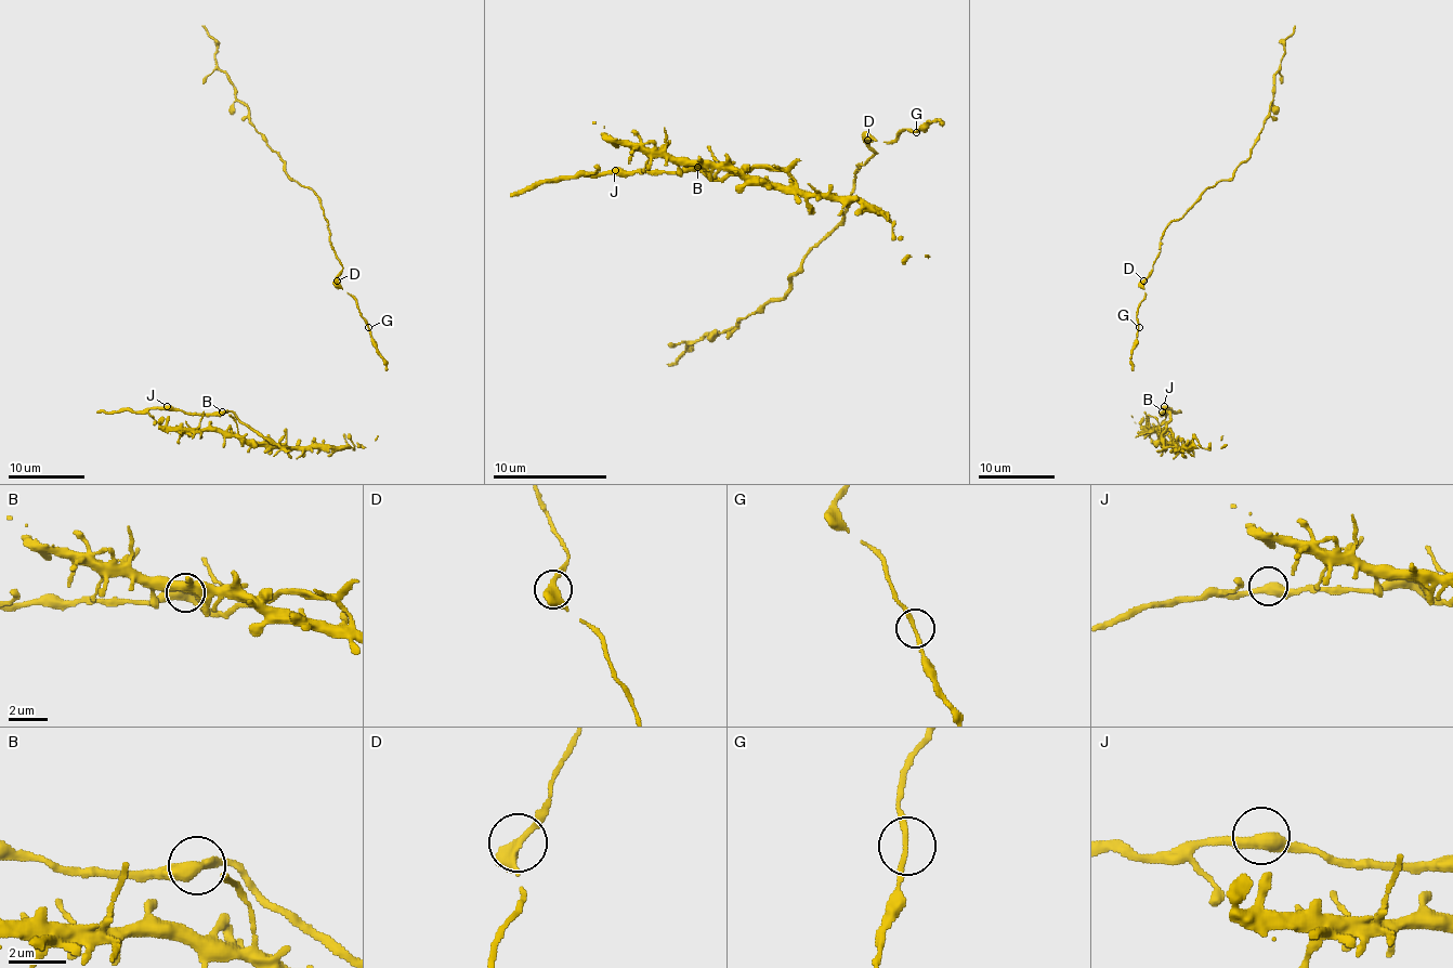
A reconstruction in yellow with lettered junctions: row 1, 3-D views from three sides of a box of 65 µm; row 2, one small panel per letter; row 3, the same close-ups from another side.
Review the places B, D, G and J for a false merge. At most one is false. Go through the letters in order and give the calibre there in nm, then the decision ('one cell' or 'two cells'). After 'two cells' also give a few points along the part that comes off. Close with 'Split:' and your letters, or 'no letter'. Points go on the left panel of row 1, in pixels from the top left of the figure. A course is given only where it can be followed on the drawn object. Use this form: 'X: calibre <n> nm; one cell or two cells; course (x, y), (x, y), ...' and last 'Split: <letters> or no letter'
B: calibre 440 nm; one cell
D: calibre 440 nm; one cell
G: calibre 180 nm; one cell
J: calibre 440 nm; one cell
Split: no letter

